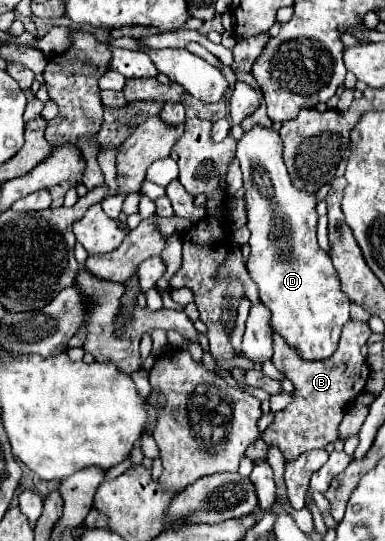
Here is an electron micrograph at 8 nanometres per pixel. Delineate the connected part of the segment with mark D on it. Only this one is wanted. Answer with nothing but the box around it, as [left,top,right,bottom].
[237,127,349,361]

